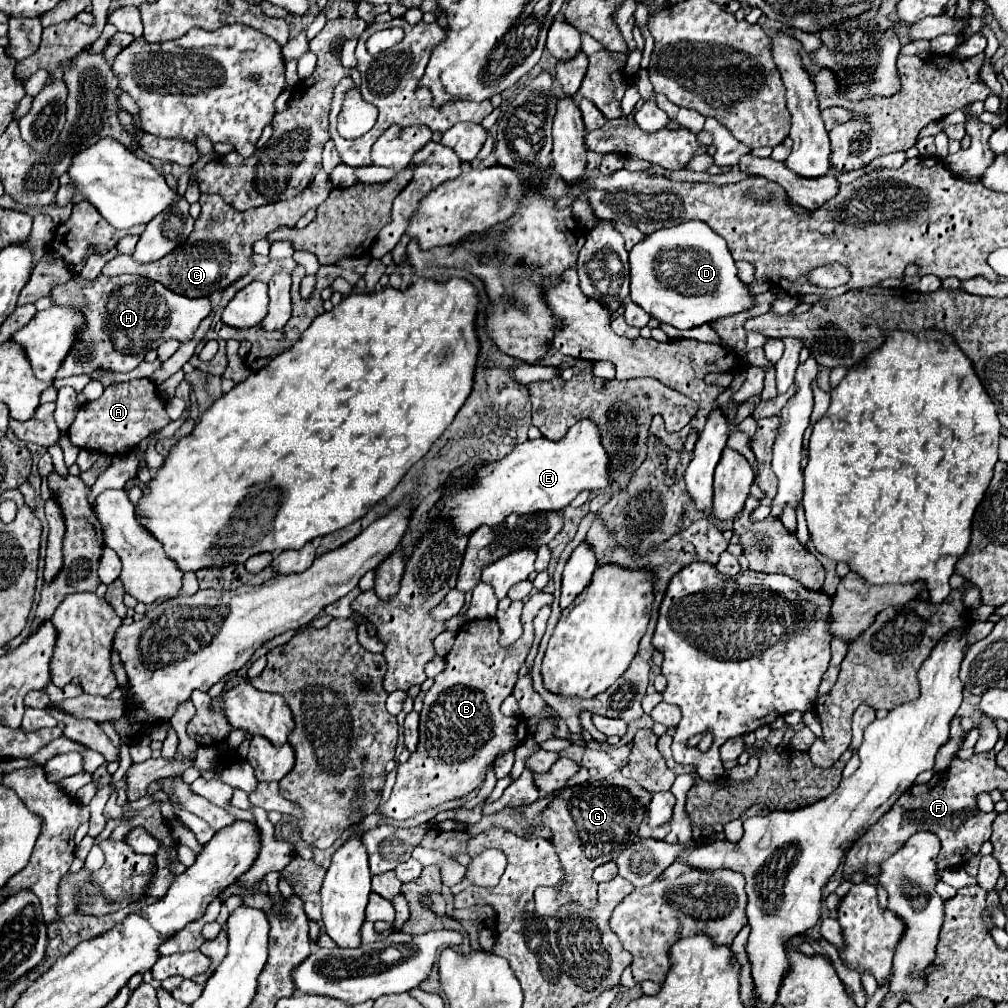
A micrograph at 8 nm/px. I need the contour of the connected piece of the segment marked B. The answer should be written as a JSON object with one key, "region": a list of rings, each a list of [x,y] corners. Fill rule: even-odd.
{"region":[[[534,593],[530,599],[526,599],[524,609],[522,609],[522,637],[512,643],[510,647],[502,647],[498,643],[500,637],[500,627],[494,617],[488,619],[478,619],[478,621],[468,621],[460,627],[456,635],[456,643],[446,655],[446,669],[434,677],[434,685],[424,697],[424,709],[420,713],[420,743],[418,749],[410,755],[406,763],[400,763],[398,767],[398,777],[396,785],[392,789],[390,799],[382,805],[380,813],[382,817],[394,819],[394,821],[406,821],[418,813],[424,813],[430,807],[436,807],[444,801],[460,799],[466,797],[470,791],[482,785],[484,773],[490,765],[494,765],[496,757],[512,751],[518,747],[518,743],[526,737],[526,725],[524,719],[508,719],[500,713],[500,703],[508,697],[508,691],[512,691],[516,679],[518,679],[518,669],[522,667],[532,641],[534,641],[534,627],[532,619],[536,613],[552,603],[550,593]]]}

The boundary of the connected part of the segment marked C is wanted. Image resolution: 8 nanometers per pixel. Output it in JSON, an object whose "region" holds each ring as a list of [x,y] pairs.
{"region":[[[320,169],[314,175],[314,179],[310,181],[310,185],[296,197],[276,201],[276,203],[270,203],[270,205],[264,205],[258,209],[250,209],[246,213],[236,211],[234,207],[224,203],[224,199],[220,199],[218,195],[204,193],[204,195],[200,195],[202,213],[200,213],[198,221],[194,223],[192,233],[174,251],[170,251],[166,257],[158,259],[156,263],[148,263],[148,265],[136,263],[130,255],[118,255],[116,259],[112,259],[104,265],[102,273],[104,275],[136,273],[136,275],[160,281],[170,291],[190,297],[190,299],[210,297],[216,289],[226,289],[232,283],[236,283],[238,279],[242,279],[244,275],[248,275],[248,271],[252,269],[252,263],[250,263],[252,245],[256,241],[266,239],[266,235],[276,231],[278,227],[294,227],[296,221],[308,209],[314,209],[320,203],[324,203],[332,189],[334,189],[334,185],[332,185],[328,173]]]}

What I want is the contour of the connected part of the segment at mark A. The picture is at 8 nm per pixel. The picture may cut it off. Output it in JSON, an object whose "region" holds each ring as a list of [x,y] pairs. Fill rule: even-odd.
{"region":[[[144,377],[110,385],[98,401],[84,403],[78,409],[76,421],[68,429],[68,439],[78,449],[90,449],[104,455],[124,455],[146,439],[148,433],[162,429],[168,423],[170,417],[166,415],[166,401],[160,397],[156,385]]]}

